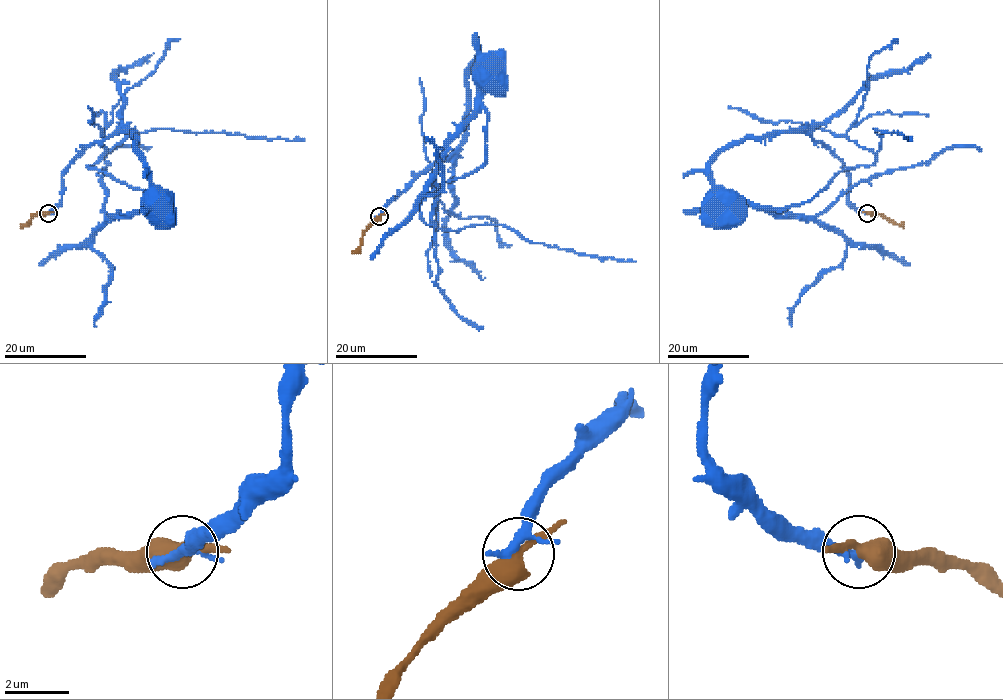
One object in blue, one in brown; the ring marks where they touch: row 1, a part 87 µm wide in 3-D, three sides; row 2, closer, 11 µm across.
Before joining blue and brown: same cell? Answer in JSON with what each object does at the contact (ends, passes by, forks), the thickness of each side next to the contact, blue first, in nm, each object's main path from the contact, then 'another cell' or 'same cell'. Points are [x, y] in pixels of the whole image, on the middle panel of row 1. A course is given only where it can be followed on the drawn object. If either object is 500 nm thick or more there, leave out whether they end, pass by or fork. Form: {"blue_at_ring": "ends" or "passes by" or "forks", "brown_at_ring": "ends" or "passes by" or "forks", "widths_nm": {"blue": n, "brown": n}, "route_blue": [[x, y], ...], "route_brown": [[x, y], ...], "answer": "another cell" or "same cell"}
{"blue_at_ring": "passes by", "brown_at_ring": "passes by", "widths_nm": {"blue": 240, "brown": 440}, "route_blue": [[379, 217], [392, 197], [420, 174], [443, 161], [463, 139], [467, 70], [477, 60], [480, 61], [497, 83]], "route_brown": [[379, 217], [366, 230], [362, 244], [353, 253]], "answer": "same cell"}

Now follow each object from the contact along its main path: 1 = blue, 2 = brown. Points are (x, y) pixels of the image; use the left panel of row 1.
1: (48, 213), (61, 200), (63, 171), (88, 145), (122, 131), (134, 134), (148, 181), (166, 195)
2: (48, 212), (34, 214), (21, 228)

